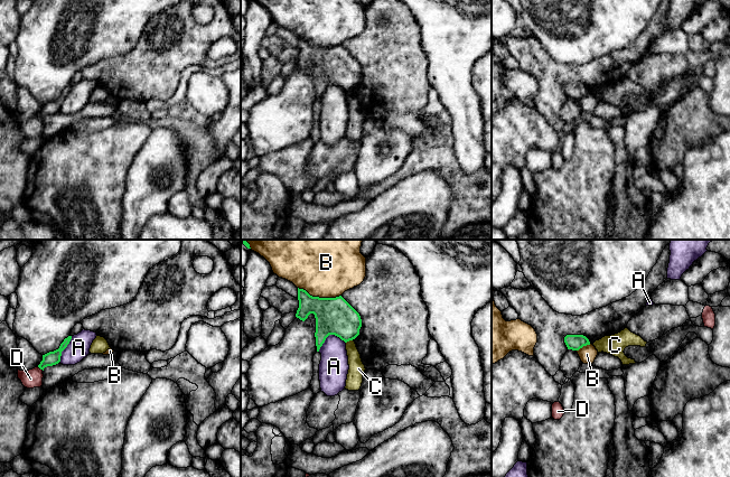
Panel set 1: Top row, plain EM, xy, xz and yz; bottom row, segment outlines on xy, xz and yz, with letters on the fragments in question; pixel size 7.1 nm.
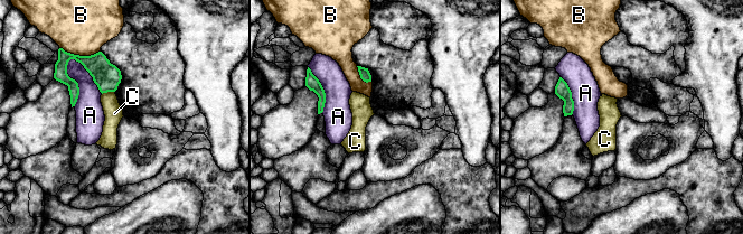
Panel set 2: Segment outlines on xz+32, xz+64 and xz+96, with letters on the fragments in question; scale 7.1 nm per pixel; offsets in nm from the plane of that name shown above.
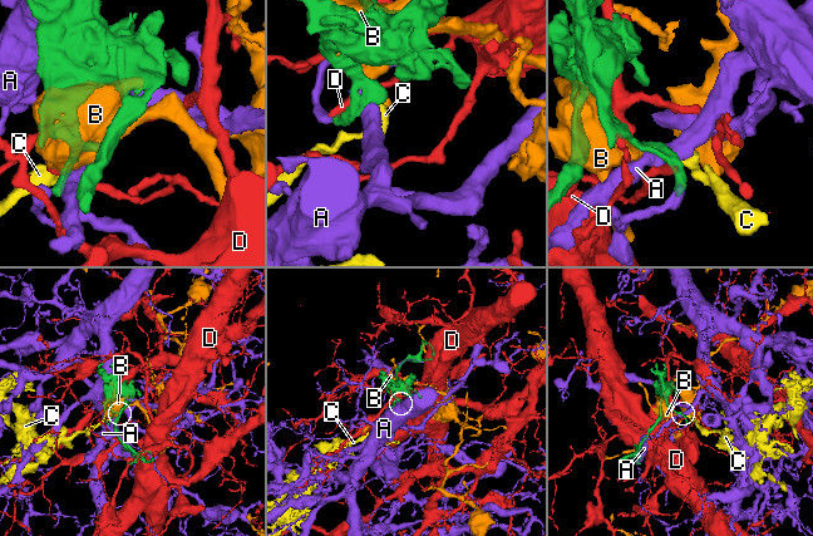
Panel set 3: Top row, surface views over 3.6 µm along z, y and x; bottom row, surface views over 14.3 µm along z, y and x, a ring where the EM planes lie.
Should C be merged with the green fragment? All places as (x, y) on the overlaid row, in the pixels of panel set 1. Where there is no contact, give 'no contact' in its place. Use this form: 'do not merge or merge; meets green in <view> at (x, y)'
do not merge; meets green in xz at (348, 340)

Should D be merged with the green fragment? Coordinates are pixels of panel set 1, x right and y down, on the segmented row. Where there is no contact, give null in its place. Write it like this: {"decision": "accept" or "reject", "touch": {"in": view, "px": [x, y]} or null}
{"decision": "reject", "touch": {"in": "xy", "px": [40, 368]}}

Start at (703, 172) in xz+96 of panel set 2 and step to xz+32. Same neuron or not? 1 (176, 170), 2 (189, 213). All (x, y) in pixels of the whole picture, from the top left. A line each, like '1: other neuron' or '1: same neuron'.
1: same neuron
2: other neuron

